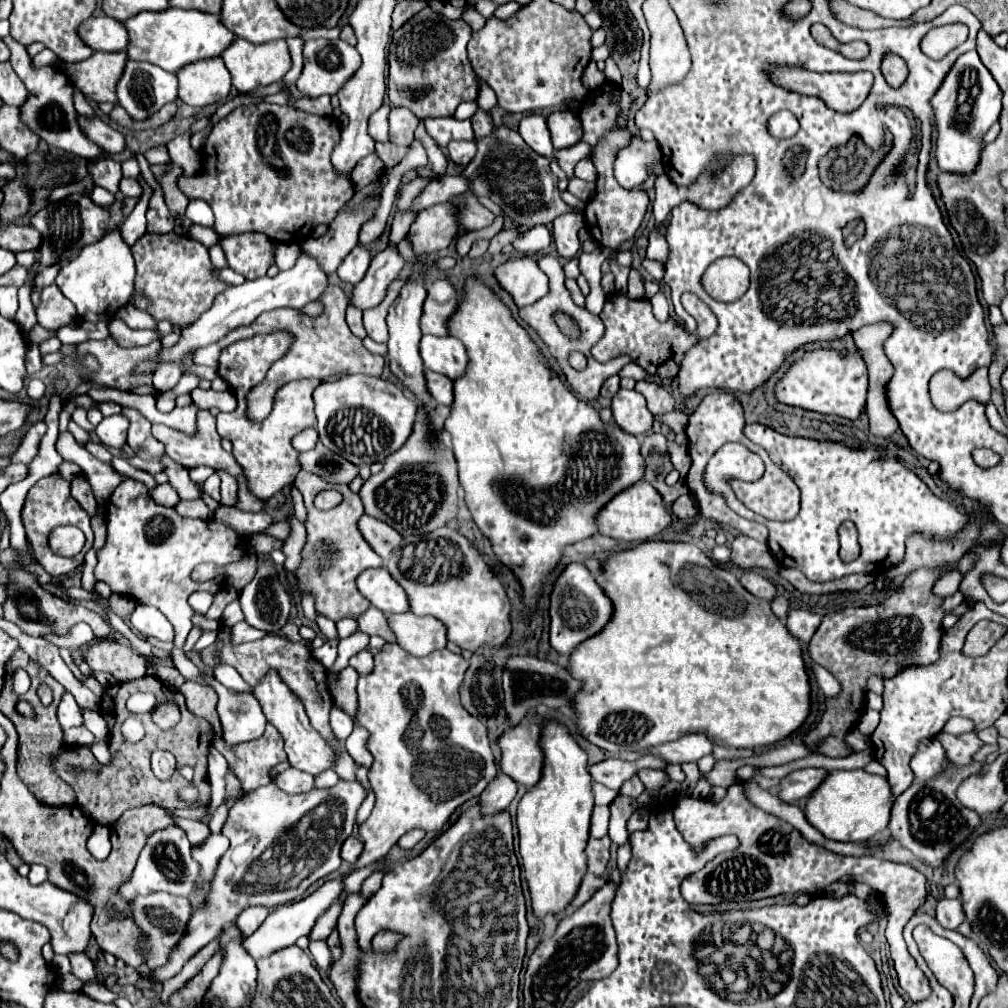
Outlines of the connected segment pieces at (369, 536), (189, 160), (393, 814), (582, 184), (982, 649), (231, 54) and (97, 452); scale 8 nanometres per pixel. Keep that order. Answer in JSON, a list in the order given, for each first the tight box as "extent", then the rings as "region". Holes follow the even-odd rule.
[{"extent":[357,518,401,562],"region":[[[359,518],[357,522],[359,532],[367,540],[367,544],[383,558],[383,562],[389,560],[395,546],[401,542],[401,534],[395,528],[389,528],[389,524],[377,520],[377,518]]]},{"extent":[167,132,199,174],"region":[[[183,132],[177,138],[173,138],[167,146],[169,156],[173,162],[177,162],[181,168],[185,168],[185,174],[193,174],[199,168],[199,156],[189,144],[191,132]]]},{"extent":[355,644,497,868],"region":[[[385,644],[373,656],[373,660],[373,672],[369,672],[367,676],[359,676],[357,724],[369,730],[367,750],[373,756],[369,782],[377,800],[369,820],[359,826],[365,850],[355,868],[363,868],[383,858],[391,850],[391,846],[395,846],[397,840],[409,830],[441,830],[453,810],[481,794],[497,774],[485,726],[477,718],[473,718],[459,702],[459,686],[469,668],[469,660],[465,660],[461,654],[449,652],[447,648],[431,652],[425,658],[417,658],[401,650],[397,644]],[[413,748],[421,748],[423,752],[417,756],[413,754]]]},{"extent":[567,178,595,200],"region":[[[573,178],[569,180],[569,186],[567,190],[577,196],[579,200],[591,200],[593,198],[593,192],[595,192],[595,182],[585,182],[585,180],[579,180],[579,178]]]},{"extent":[963,620,1005,656],"region":[[[979,620],[965,638],[965,644],[963,644],[965,656],[987,654],[1003,634],[1005,634],[1005,628],[1001,624],[995,624],[991,620]]]},{"extent":[221,38,291,94],"region":[[[237,38],[223,54],[221,54],[225,66],[229,68],[231,76],[233,76],[233,86],[237,88],[237,92],[245,94],[251,92],[259,86],[269,86],[273,82],[279,82],[289,70],[291,70],[291,56],[289,56],[289,48],[285,40],[277,40],[277,42],[267,42],[267,44],[251,44],[243,38]]]},{"extent":[85,441,113,463],"region":[[[89,441],[85,445],[85,448],[103,462],[111,463],[113,459],[112,454],[101,443],[95,443],[93,441]]]}]

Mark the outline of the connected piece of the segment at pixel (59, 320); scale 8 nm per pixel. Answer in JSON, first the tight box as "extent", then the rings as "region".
{"extent":[37,284,77,330],"region":[[[51,284],[43,288],[41,304],[37,308],[37,322],[47,330],[59,330],[77,318],[73,304],[61,294],[61,290]]]}

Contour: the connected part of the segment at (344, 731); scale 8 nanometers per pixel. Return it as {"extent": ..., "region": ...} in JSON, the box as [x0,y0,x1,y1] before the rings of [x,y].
{"extent":[331,708,353,740],"region":[[[333,708],[331,710],[331,728],[333,728],[333,734],[339,740],[345,740],[353,730],[353,720],[351,720],[351,716],[347,712],[343,712],[339,708]]]}

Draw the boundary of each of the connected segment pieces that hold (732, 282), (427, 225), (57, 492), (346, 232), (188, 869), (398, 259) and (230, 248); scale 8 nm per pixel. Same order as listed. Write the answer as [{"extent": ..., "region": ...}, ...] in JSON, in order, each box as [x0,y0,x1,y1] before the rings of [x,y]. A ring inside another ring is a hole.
[{"extent":[701,258,749,302],"region":[[[721,258],[705,270],[701,284],[713,300],[733,302],[749,288],[749,268],[737,258]]]},{"extent":[409,202,459,254],"region":[[[451,202],[437,204],[423,210],[411,224],[409,236],[413,240],[415,254],[433,254],[447,248],[459,234],[457,206]]]},{"extent":[21,472,93,576],"region":[[[59,472],[41,478],[41,480],[29,490],[29,494],[27,494],[27,498],[25,498],[25,504],[23,504],[21,518],[23,518],[25,532],[27,532],[27,540],[29,540],[31,548],[33,548],[33,554],[35,554],[37,562],[39,562],[39,564],[45,568],[45,572],[51,574],[51,576],[61,576],[61,574],[67,574],[69,570],[77,568],[77,566],[83,562],[83,556],[87,554],[87,550],[93,546],[91,518],[89,518],[89,514],[79,506],[79,502],[71,496],[71,482],[67,482]],[[63,524],[79,526],[81,530],[85,530],[85,536],[87,536],[87,544],[84,545],[81,554],[77,554],[77,556],[73,556],[73,558],[58,556],[47,546],[47,544],[49,544],[49,532],[51,532],[53,528],[57,528],[57,526],[63,526]]]},{"extent":[303,198,379,274],"region":[[[379,198],[365,200],[359,208],[353,208],[351,212],[341,212],[331,224],[323,238],[317,240],[305,240],[303,250],[317,258],[321,268],[327,274],[333,274],[347,252],[357,244],[357,234],[363,222],[367,222],[379,206]]]},{"extent":[121,826,201,900],"region":[[[179,826],[157,830],[147,840],[147,844],[145,844],[137,862],[147,862],[147,870],[139,870],[137,876],[133,876],[131,882],[127,882],[123,886],[121,894],[129,900],[133,896],[147,896],[147,894],[153,894],[153,892],[167,892],[171,896],[187,898],[189,892],[193,892],[193,888],[197,886],[201,868],[197,866],[197,860],[193,860],[191,844],[189,844],[185,832]]]},{"extent":[353,244,405,310],"region":[[[387,244],[373,260],[365,274],[365,278],[353,290],[353,306],[360,310],[367,310],[377,306],[385,298],[387,286],[397,278],[401,268],[405,266],[403,256],[399,254],[395,244]]]},{"extent":[221,232,273,280],"region":[[[249,232],[227,236],[221,240],[221,246],[231,270],[253,280],[265,276],[267,268],[273,264],[273,240],[265,234]]]}]

